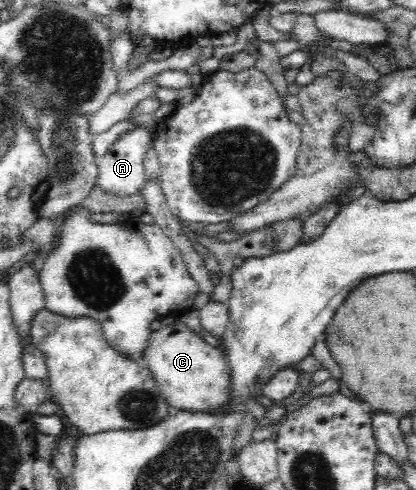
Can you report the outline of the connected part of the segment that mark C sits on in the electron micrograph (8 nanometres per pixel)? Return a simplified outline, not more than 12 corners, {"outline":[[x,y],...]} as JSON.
{"outline":[[178,320],[141,358],[170,409],[225,411],[229,365]]}

